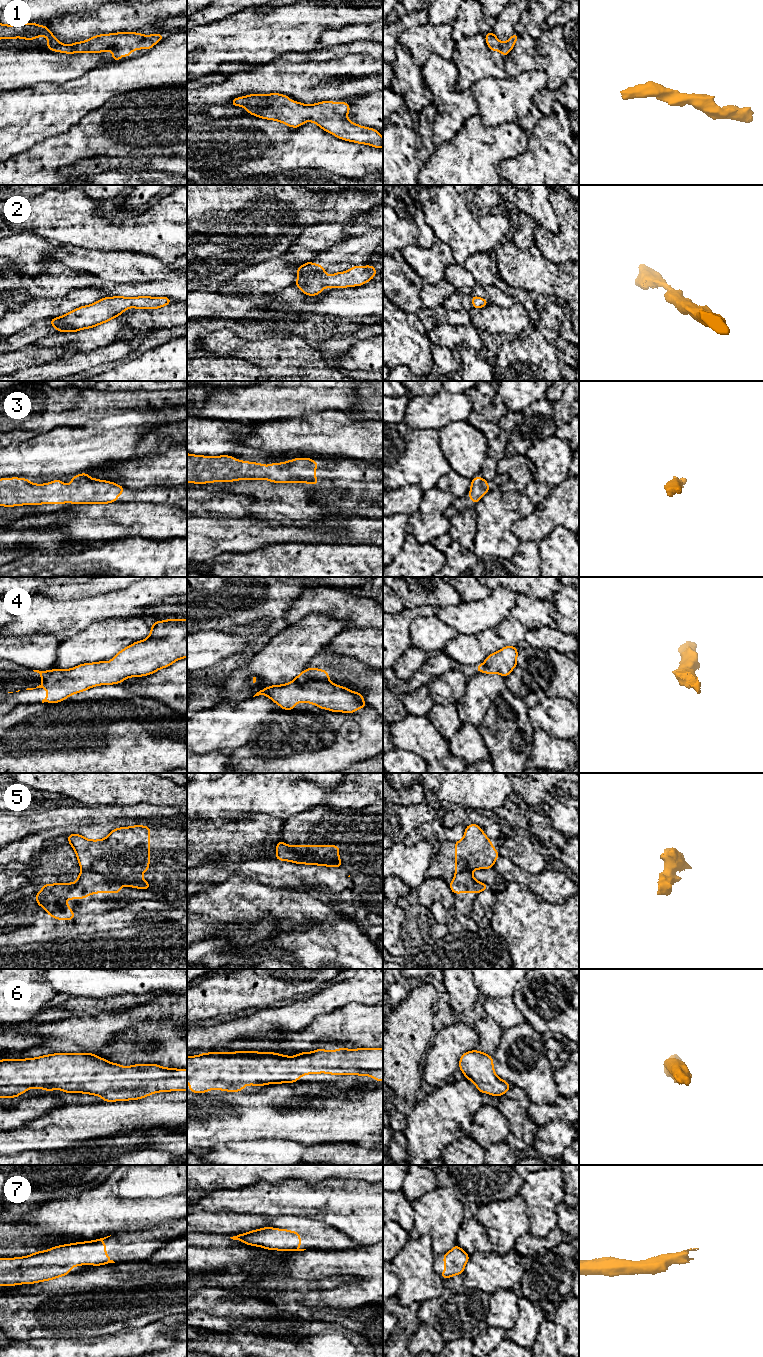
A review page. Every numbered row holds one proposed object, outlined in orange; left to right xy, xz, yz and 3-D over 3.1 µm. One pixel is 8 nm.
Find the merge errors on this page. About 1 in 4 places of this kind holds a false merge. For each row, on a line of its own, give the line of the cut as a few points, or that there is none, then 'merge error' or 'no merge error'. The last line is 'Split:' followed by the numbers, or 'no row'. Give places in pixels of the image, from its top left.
1: no cut; no merge error
2: no cut; no merge error
3: no cut; no merge error
4: no cut; no merge error
5: cut in xy along (82, 869), (98, 872), (108, 879), (121, 884); merge error
6: no cut; no merge error
7: no cut; no merge error
Split: 5

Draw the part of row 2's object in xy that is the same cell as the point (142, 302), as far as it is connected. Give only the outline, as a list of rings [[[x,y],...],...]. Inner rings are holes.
[[[104,297],[91,305],[79,307],[61,317],[50,319],[49,322],[58,332],[77,332],[116,318],[131,307],[157,309],[172,302],[168,297]]]

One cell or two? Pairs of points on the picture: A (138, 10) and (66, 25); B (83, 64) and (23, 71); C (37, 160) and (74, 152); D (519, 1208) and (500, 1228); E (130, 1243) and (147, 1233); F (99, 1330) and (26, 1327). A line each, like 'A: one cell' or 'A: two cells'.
A: one cell
B: one cell
C: one cell
D: one cell
E: one cell
F: one cell

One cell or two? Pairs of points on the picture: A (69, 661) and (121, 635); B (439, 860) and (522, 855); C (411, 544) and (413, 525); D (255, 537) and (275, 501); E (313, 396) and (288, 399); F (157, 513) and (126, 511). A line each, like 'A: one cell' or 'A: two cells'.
A: one cell
B: one cell
C: two cells
D: two cells
E: one cell
F: one cell

